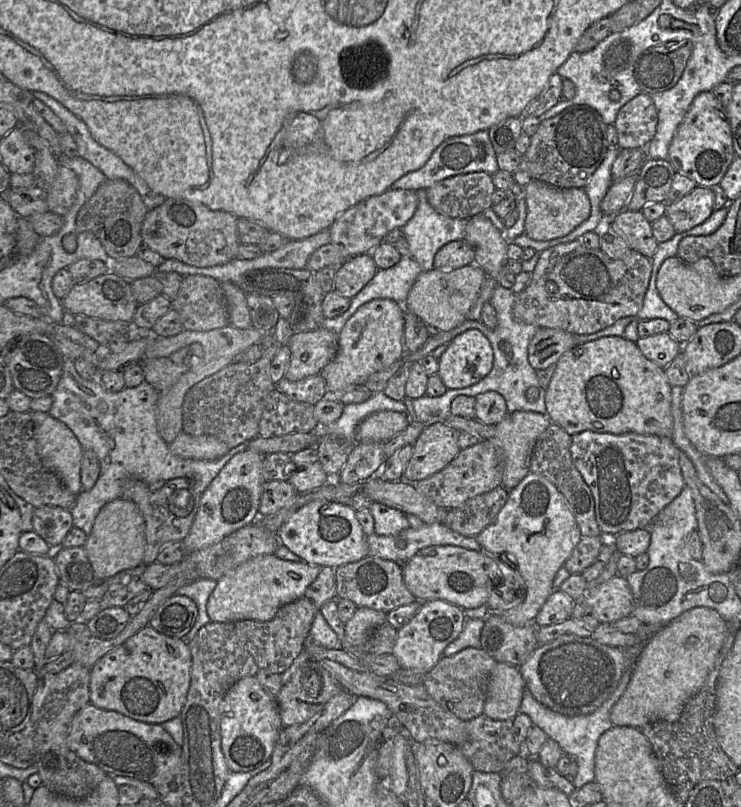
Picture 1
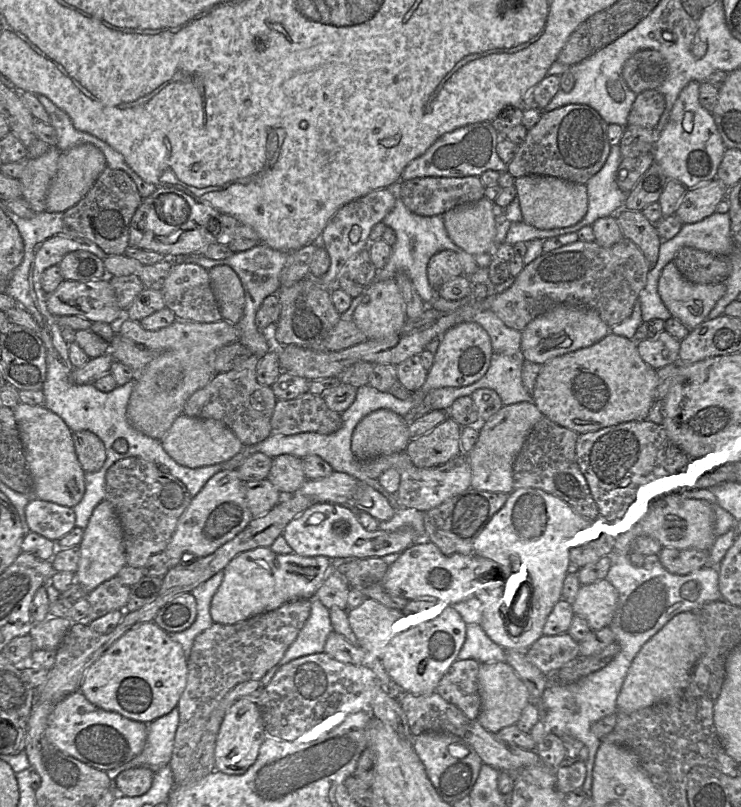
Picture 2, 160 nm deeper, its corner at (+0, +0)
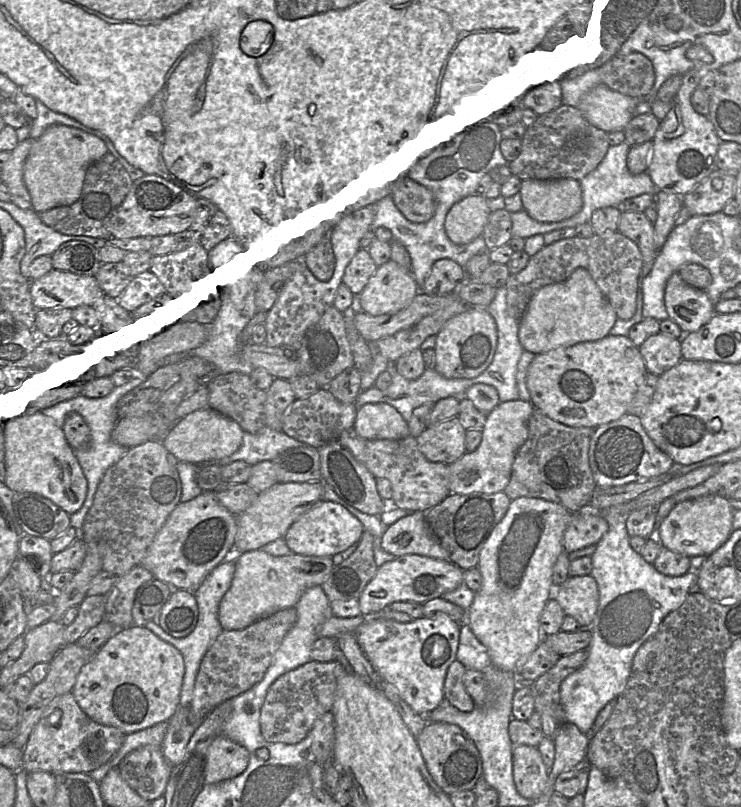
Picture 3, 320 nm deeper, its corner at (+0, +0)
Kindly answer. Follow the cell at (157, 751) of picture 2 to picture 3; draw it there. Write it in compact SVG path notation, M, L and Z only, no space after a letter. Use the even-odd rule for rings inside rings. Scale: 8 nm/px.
M162 721L151 727L126 734L124 741L114 756L105 764L88 773L96 782L100 782L106 773L114 766L119 766L119 762L131 751L147 746L162 746L169 722Z

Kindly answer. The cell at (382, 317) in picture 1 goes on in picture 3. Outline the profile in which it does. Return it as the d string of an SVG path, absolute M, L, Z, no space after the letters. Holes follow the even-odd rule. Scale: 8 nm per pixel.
M389 259L369 278L359 295L360 306L373 316L396 313L408 306L418 292L412 269Z

